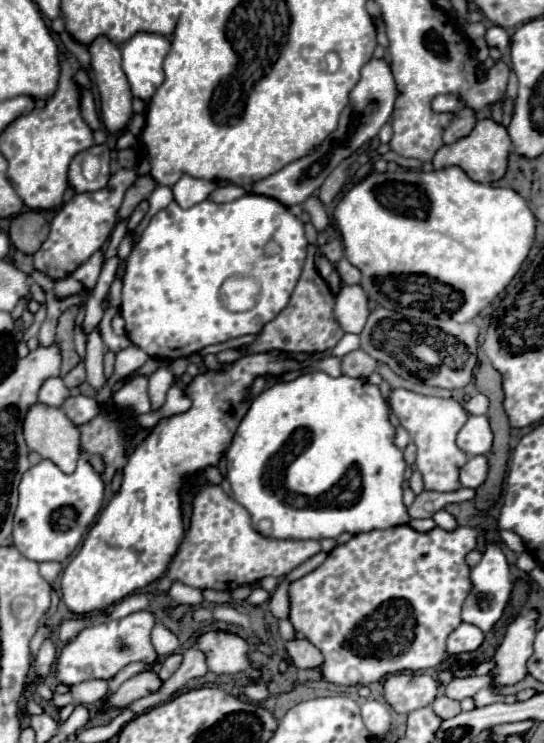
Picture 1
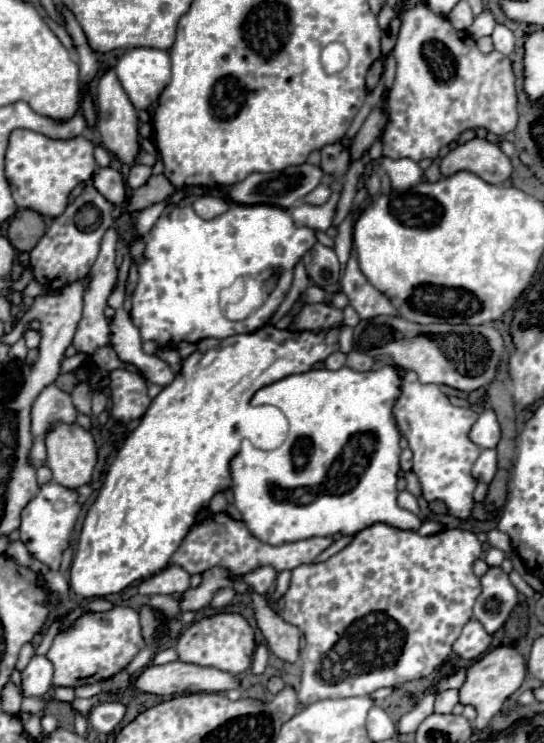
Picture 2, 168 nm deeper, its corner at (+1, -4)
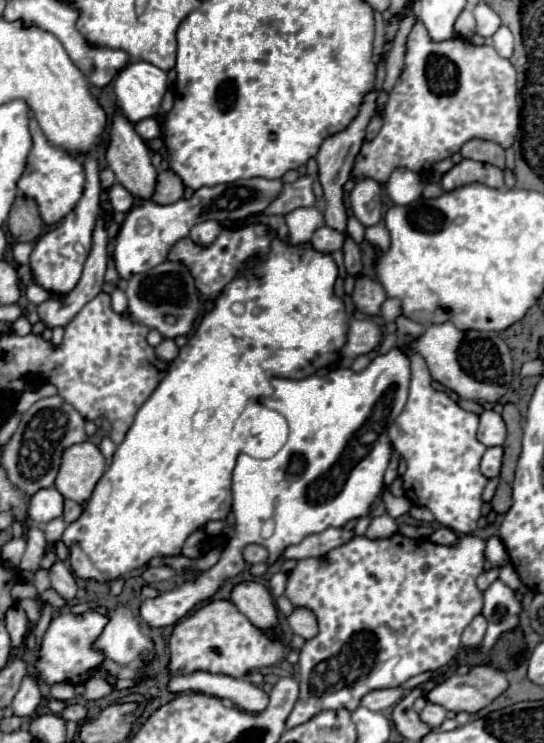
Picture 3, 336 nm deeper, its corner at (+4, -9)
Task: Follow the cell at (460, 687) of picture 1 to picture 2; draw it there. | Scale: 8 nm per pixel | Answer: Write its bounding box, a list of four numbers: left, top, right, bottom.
[435,689,459,713]

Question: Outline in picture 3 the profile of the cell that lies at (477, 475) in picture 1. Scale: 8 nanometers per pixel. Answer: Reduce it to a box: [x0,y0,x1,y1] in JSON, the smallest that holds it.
[480,446,502,478]

